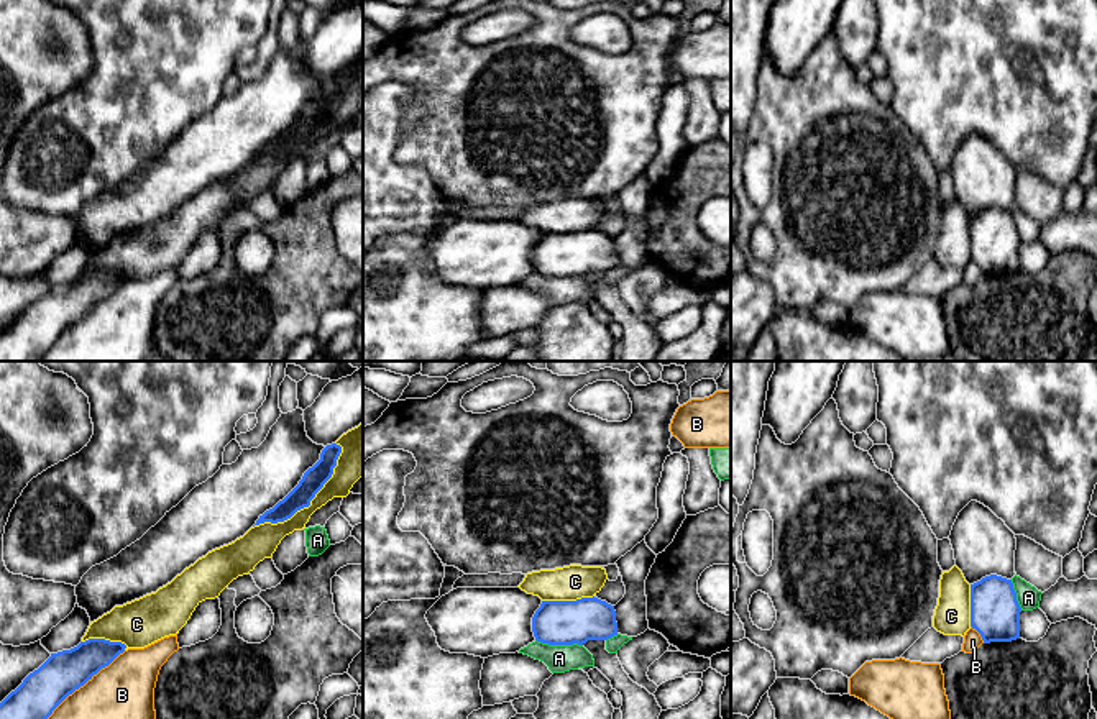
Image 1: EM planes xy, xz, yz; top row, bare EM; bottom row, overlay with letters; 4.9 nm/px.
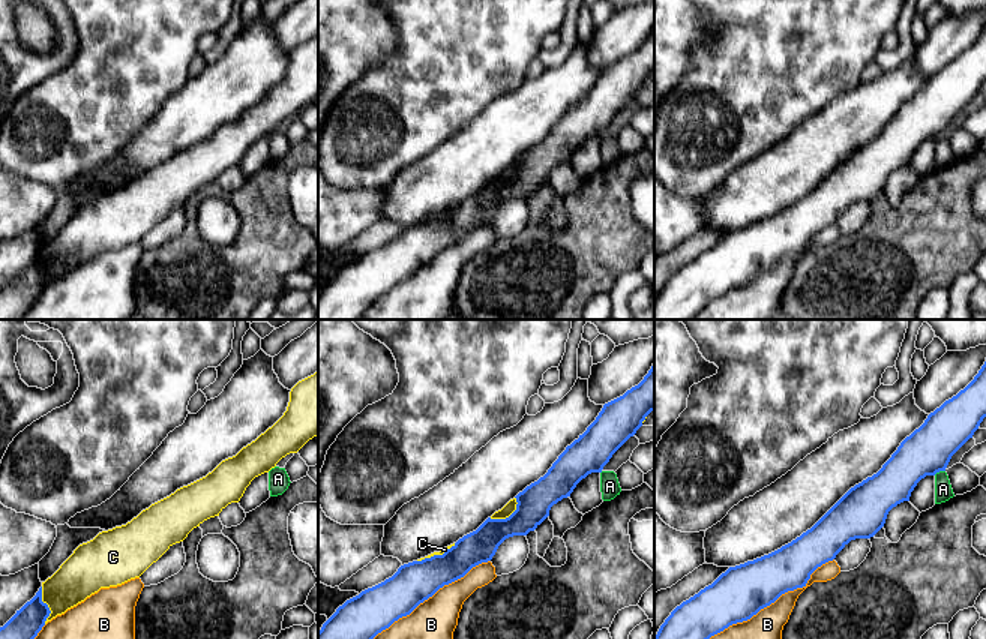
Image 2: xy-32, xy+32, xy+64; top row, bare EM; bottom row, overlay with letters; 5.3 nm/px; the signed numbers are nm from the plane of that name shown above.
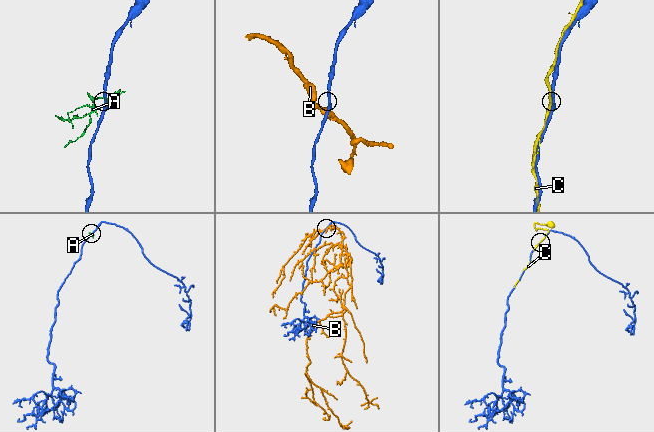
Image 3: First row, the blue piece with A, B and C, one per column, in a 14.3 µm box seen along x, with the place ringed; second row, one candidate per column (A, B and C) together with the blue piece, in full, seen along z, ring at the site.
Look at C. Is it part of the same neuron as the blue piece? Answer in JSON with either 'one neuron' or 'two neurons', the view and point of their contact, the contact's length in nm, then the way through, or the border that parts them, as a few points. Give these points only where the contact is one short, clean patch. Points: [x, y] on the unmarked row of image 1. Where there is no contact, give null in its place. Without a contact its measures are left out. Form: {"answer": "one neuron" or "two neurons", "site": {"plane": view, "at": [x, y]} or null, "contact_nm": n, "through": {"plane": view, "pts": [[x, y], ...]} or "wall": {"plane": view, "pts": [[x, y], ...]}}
{"answer": "one neuron", "site": {"plane": "xy", "at": [309, 137]}, "contact_nm": 600}

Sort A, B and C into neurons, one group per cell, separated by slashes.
A / B / C

